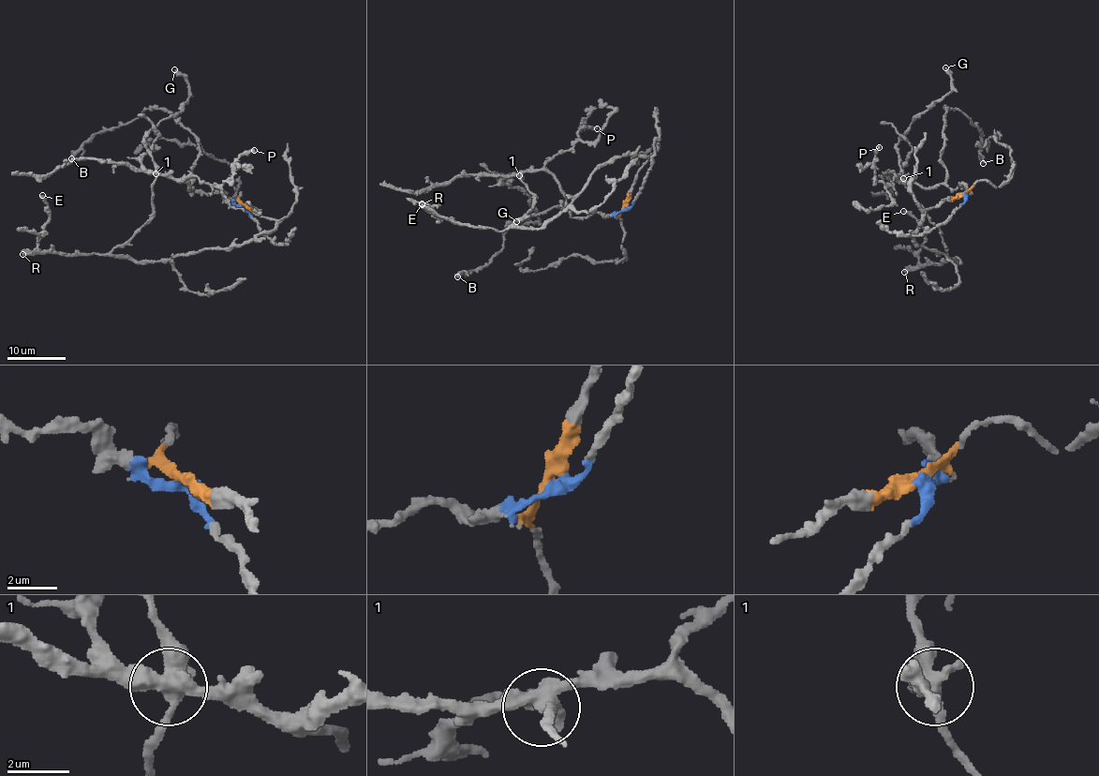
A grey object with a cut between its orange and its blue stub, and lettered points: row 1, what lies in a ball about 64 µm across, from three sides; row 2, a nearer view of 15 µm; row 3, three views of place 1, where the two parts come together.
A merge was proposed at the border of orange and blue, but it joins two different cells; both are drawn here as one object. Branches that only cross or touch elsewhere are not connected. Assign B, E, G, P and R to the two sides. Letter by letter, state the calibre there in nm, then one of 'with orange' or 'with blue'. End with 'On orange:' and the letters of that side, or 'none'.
B: 360 nm | with blue
E: 420 nm | with orange
G: 400 nm | with orange
P: 380 nm | with blue
R: 360 nm | with orange
On orange: E, G, R

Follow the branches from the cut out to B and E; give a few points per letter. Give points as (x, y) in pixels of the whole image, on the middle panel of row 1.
B: (624, 207), (603, 216), (571, 216), (561, 202), (563, 206), (530, 215), (510, 225), (488, 263), (458, 276)
E: (624, 207), (646, 157), (603, 162), (561, 211), (534, 228), (461, 226), (435, 216), (438, 220), (422, 204)

